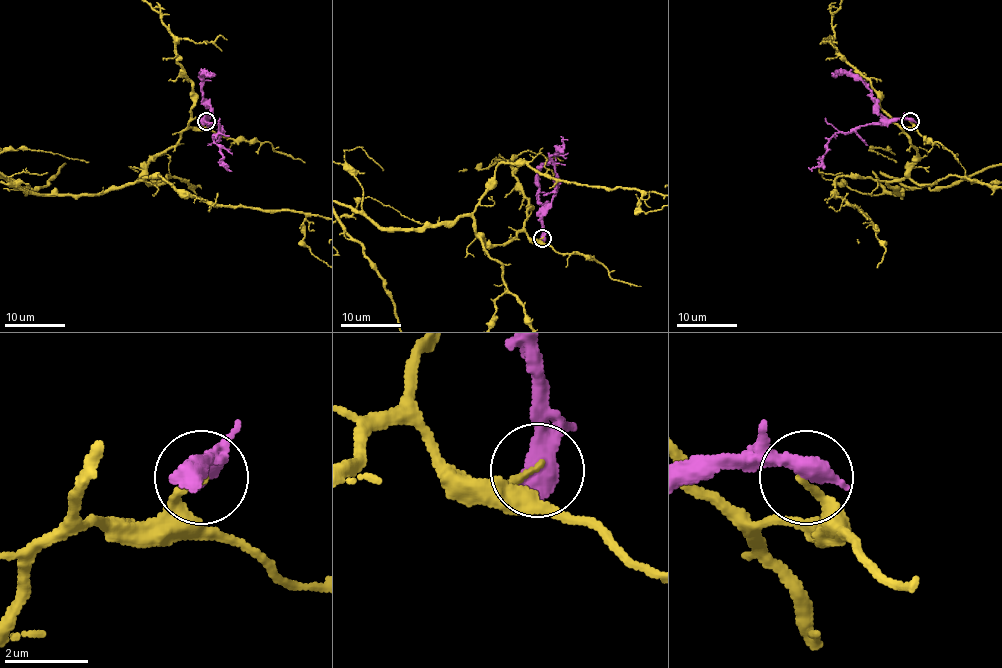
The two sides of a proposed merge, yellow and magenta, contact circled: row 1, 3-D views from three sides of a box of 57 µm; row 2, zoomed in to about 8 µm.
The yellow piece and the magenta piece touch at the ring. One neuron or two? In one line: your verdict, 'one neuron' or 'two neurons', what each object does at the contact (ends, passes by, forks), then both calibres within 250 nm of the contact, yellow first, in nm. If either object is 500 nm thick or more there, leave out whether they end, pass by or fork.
two neurons | 150/600 nm

